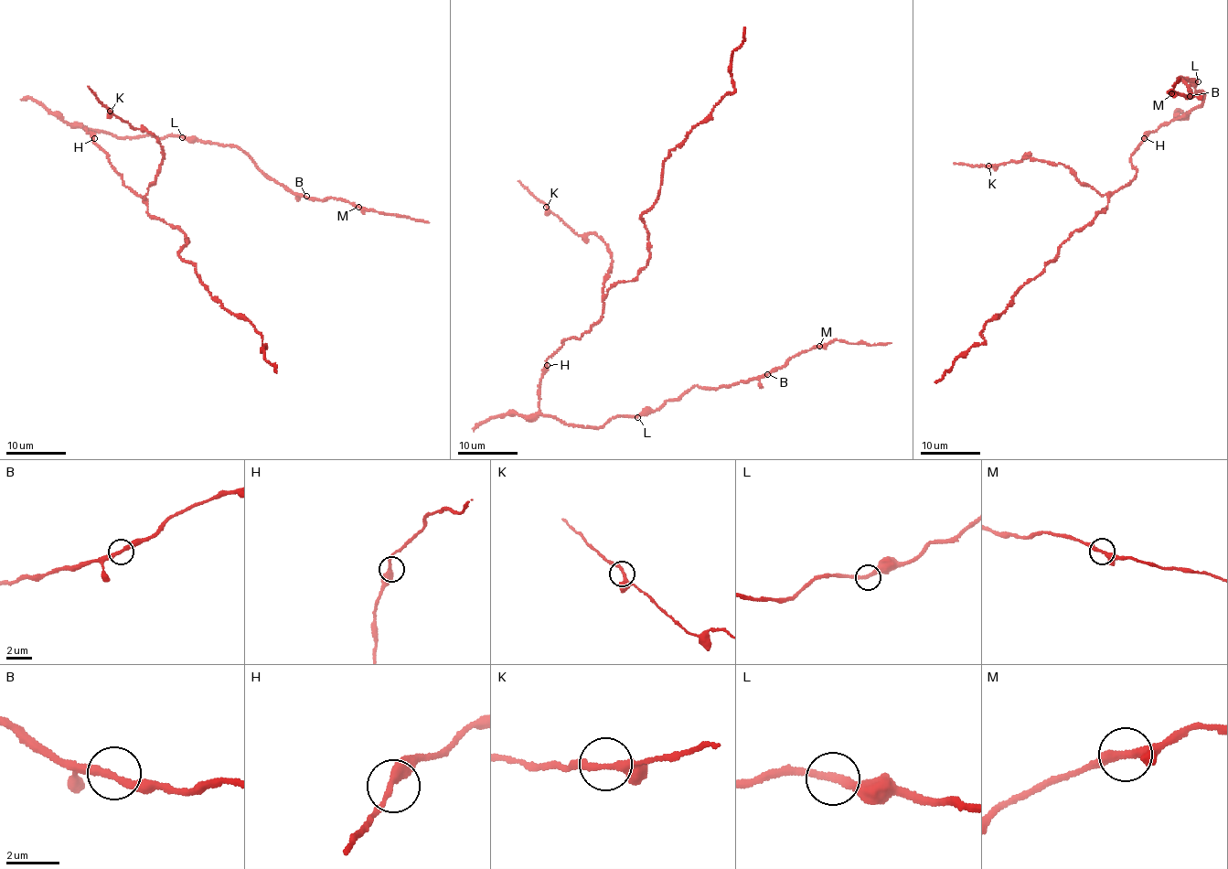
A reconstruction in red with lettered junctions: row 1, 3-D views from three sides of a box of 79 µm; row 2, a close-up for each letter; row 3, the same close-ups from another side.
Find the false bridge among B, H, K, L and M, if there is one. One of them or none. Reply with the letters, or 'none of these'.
none of these

